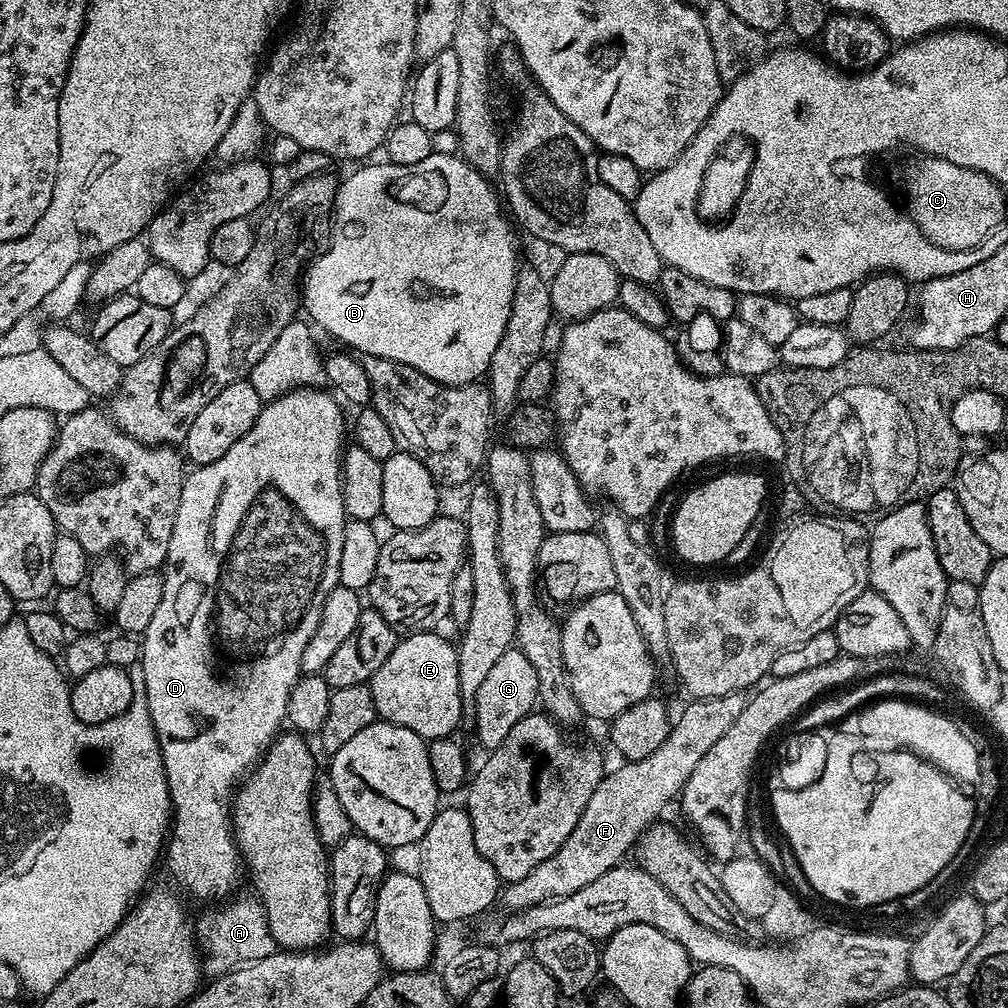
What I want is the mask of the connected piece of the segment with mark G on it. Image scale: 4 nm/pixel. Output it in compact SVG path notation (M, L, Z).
M513 646L506 654L502 654L502 658L498 658L498 662L494 662L476 695L476 736L484 750L497 748L506 738L506 734L510 734L510 730L514 730L514 726L518 726L522 718L530 715L537 704L538 674L534 674L530 658L526 658L519 647Z

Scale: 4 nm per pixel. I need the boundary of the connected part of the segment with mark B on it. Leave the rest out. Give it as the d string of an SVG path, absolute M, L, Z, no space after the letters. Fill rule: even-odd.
M433 151L432 156L418 162L418 166L398 166L387 162L367 164L360 166L365 166L365 168L360 168L357 172L350 173L345 180L339 181L336 189L331 237L323 251L307 265L306 275L302 280L303 311L306 310L312 315L311 323L317 329L319 329L318 327L325 328L334 339L349 344L349 346L344 346L349 349L356 348L352 350L357 353L365 352L394 362L402 362L445 386L471 384L479 381L487 373L490 358L494 358L494 350L498 350L498 342L502 342L502 334L506 330L506 322L510 318L510 306L514 302L514 286L518 271L516 236L512 233L513 225L510 223L509 217L502 211L502 200L497 189L495 192L488 185L491 184L489 177L474 170L456 154ZM399 192L409 192L410 195L416 196L416 204L411 204L410 201L396 196Z

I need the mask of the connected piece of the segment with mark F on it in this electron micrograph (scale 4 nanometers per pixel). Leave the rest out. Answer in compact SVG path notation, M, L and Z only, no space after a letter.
M731 692L718 698L693 699L688 702L692 704L686 705L681 710L680 717L675 717L664 745L658 750L654 750L654 754L650 754L650 758L642 758L638 761L630 760L621 763L621 768L616 768L613 772L611 769L594 790L594 794L590 794L590 802L586 802L586 810L582 810L582 818L578 818L578 826L574 826L574 830L570 830L570 838L566 838L566 842L562 842L562 846L558 846L558 850L554 854L550 854L550 858L546 858L546 862L534 866L530 875L509 883L503 889L502 900L509 904L507 907L511 911L521 912L523 908L545 904L548 900L566 898L566 894L574 894L574 890L582 890L582 886L590 886L590 882L594 882L594 878L602 878L602 874L617 867L623 861L620 859L627 852L629 855L633 851L641 833L657 821L661 815L659 812L672 799L673 803L683 793L684 783L688 781L690 774L694 774L694 766L698 766L698 762L702 762L706 750L710 750L710 746L714 746L714 742L718 742L718 738L722 738L722 734L726 734L726 730L730 730L730 726L734 726L734 721L737 720L738 714L742 714L748 701L749 697L744 692Z

